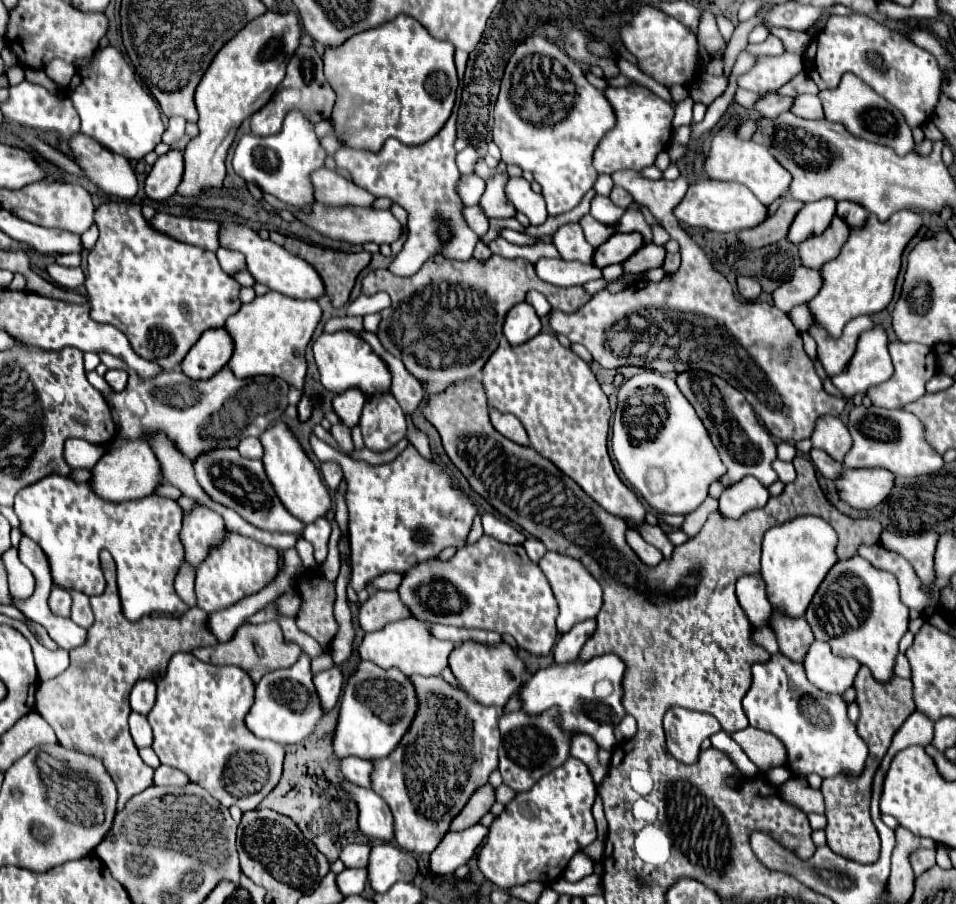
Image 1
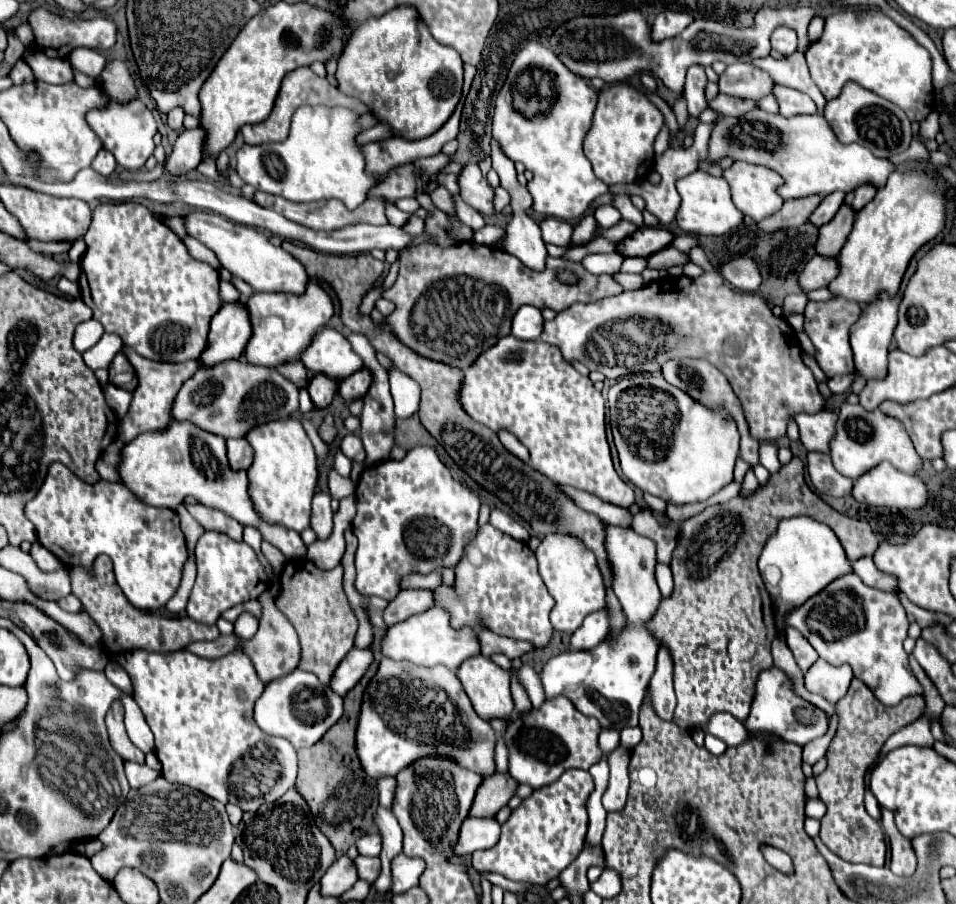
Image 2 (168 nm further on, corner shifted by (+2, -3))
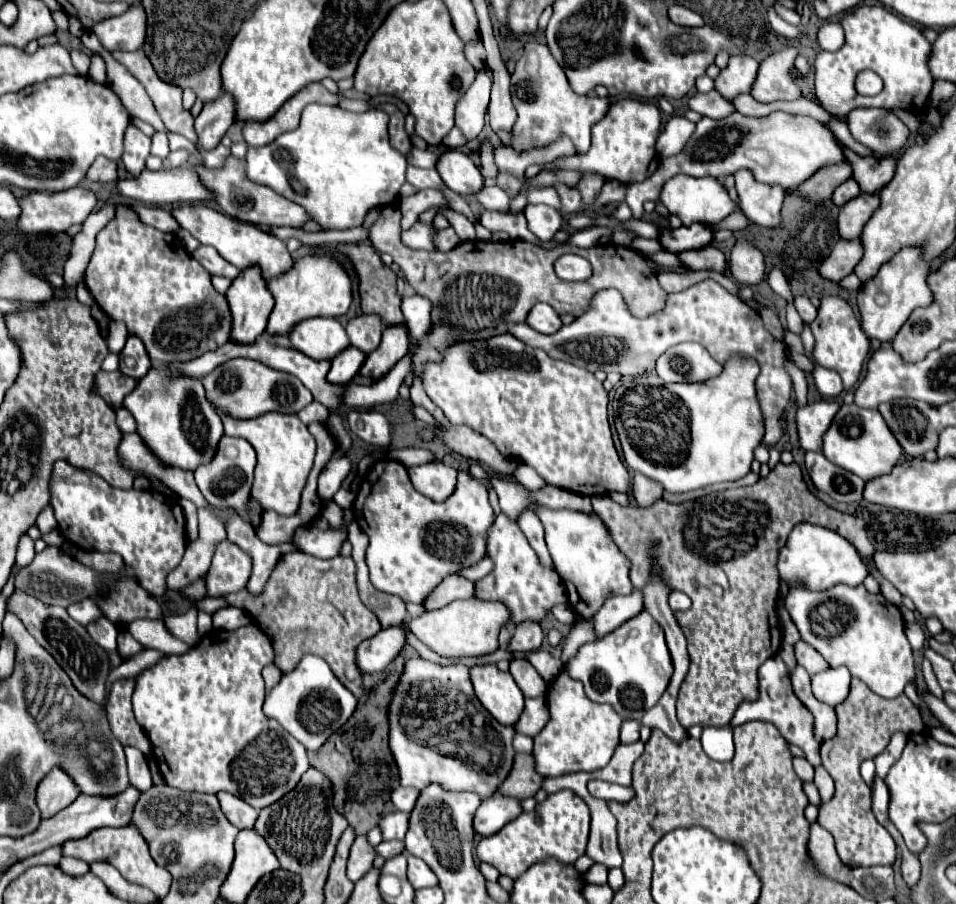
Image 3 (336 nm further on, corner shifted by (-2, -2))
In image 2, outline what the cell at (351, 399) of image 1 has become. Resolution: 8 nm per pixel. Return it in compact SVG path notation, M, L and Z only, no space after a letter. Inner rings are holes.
M362 367L362 371L356 371L354 375L342 379L342 383L340 383L340 395L342 395L346 401L358 399L358 397L362 397L362 395L368 391L370 383L372 383L370 369L368 369L368 367Z

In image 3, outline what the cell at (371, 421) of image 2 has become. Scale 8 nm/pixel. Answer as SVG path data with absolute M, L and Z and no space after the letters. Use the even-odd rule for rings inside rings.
M356 316L346 326L350 344L356 346L364 354L370 354L372 350L376 350L380 346L382 330L384 330L384 326L378 316Z

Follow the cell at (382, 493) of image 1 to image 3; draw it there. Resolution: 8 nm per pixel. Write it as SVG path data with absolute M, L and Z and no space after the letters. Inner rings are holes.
M380 458L376 460L368 472L360 480L360 490L356 494L352 514L358 526L368 534L370 544L366 550L366 564L370 570L370 582L386 592L400 596L404 602L422 602L426 594L438 586L446 576L472 566L474 562L484 558L484 542L486 530L490 522L494 522L492 506L488 504L488 490L480 480L472 478L468 472L458 474L458 486L454 494L444 502L434 502L420 494L408 476L408 468L396 460Z

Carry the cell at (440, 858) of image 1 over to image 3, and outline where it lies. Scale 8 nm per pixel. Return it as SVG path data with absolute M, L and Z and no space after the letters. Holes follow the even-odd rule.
M500 794L486 798L474 816L474 832L484 838L492 836L502 830L508 822L518 818L520 812L520 800L516 798L506 798Z

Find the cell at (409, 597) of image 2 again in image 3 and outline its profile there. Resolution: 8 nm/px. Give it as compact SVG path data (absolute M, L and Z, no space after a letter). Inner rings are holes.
M448 576L444 578L424 600L424 610L434 610L450 604L458 598L472 598L474 596L474 584L460 576Z

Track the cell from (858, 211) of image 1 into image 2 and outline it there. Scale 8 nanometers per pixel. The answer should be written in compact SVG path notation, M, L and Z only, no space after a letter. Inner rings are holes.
M866 183L866 185L856 187L854 191L850 191L850 193L846 195L846 203L848 203L850 207L854 207L854 211L860 211L868 201L874 199L874 195L876 195L876 187L870 187L870 185Z

